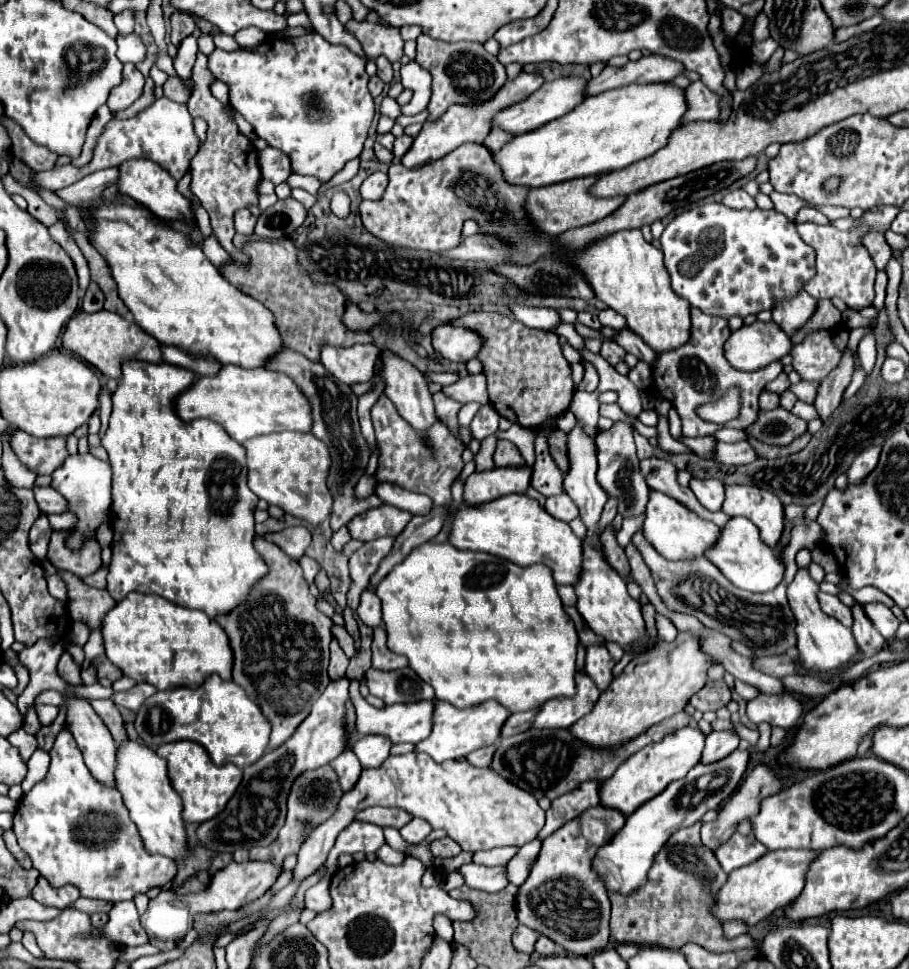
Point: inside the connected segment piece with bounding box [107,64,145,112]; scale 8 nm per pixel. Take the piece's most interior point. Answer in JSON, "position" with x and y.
{"position":[124,95]}

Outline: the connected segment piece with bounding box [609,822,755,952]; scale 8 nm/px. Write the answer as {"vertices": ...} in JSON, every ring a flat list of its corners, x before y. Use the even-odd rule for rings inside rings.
{"vertices":[[701,822,675,832,663,850,657,854,649,870,649,880,643,888,629,896,609,894,611,898,611,940,617,944,681,948,689,942,711,952,727,952,739,948,755,948,751,938,727,940,721,924,711,916,709,908,717,890,725,884,727,874,719,866,715,854,707,850,699,838]]}

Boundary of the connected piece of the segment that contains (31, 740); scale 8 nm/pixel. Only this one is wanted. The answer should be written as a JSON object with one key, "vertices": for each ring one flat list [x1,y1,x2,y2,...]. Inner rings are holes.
{"vertices":[[23,728,17,730,17,734,9,734,7,740,19,750,23,762,27,762,31,758,31,754,37,750,37,740,33,734,27,734]]}

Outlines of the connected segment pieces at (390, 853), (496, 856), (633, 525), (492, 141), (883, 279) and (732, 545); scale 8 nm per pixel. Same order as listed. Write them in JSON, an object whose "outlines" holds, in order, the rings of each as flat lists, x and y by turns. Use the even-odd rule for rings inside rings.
{"outlines":[[[381,846,377,852,375,852,375,856,379,858,379,860,383,860,385,864,399,864,399,862,403,862,403,854,399,854,399,852,395,852,391,846]],[[513,846,493,848,493,850,487,850,487,852,475,852,473,862,485,864,485,866,503,866,513,858,515,852,517,852,517,848,513,848]],[[645,514,623,518,623,526,621,526,619,534,617,534,617,542,619,542,619,546,625,548,625,546,631,542,631,538,639,532,639,528,641,528,643,522,645,522]],[[493,128,491,130,491,134,483,140,483,146,487,146,487,150,491,150,491,152,497,152,507,140,511,140,513,136,511,134,507,134,507,132,503,132,503,130,499,130,499,128]],[[877,270,877,280,875,280,875,292,877,292,877,296,875,296,875,302,873,302,873,306,875,306,877,312,883,310,885,288,887,288,887,272,885,270]],[[731,518,721,530,719,542,707,550,707,558,723,572,723,576,737,588,747,592,769,592,783,580,785,564,775,548,759,538,759,528,747,518]]]}

